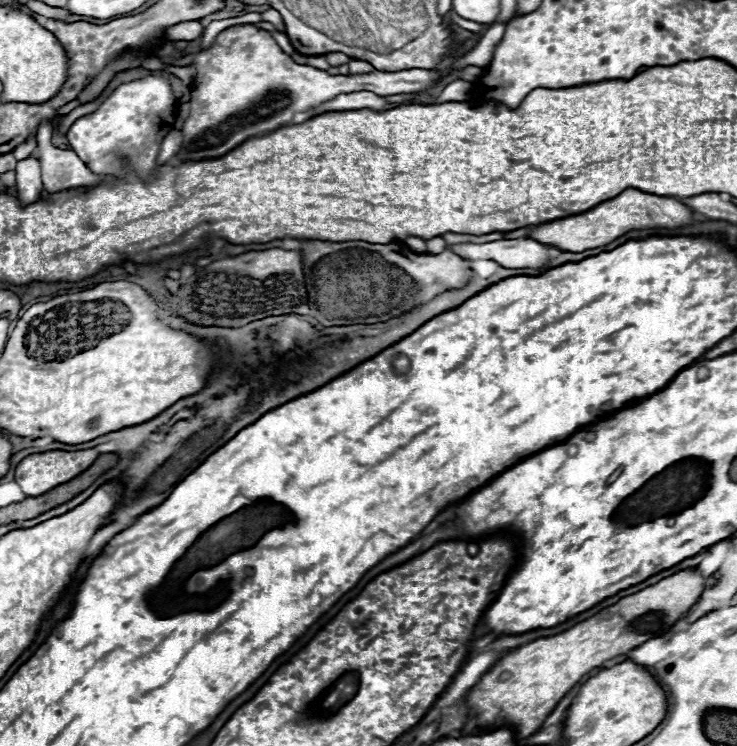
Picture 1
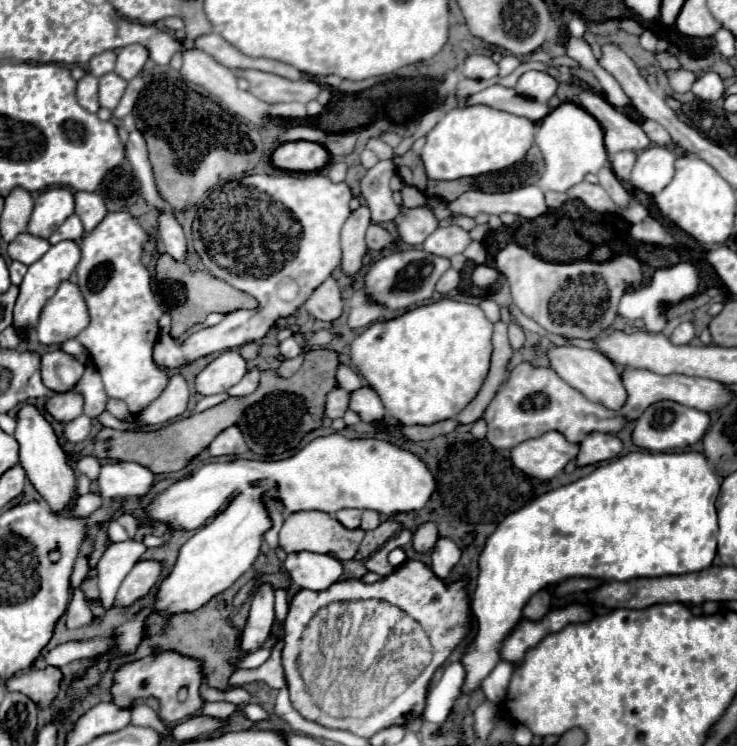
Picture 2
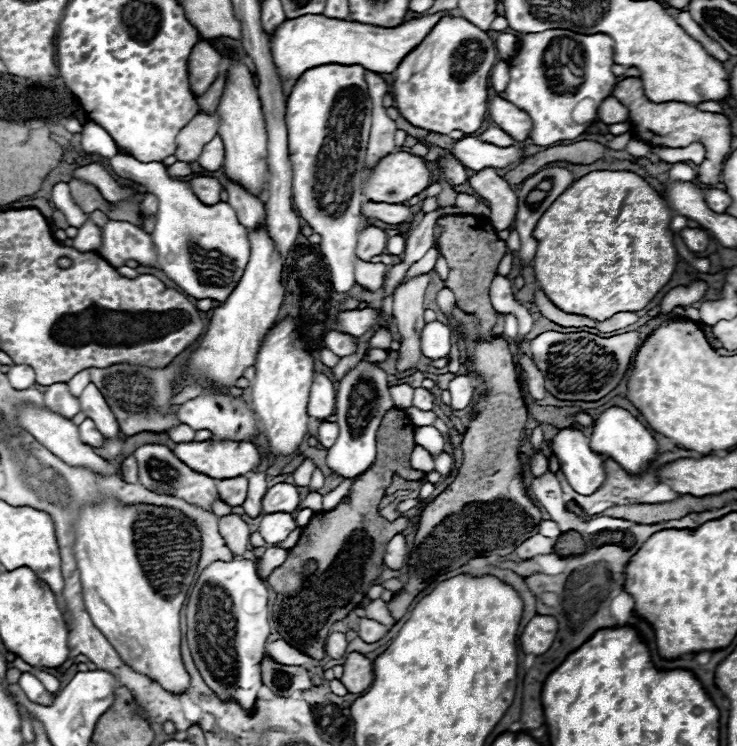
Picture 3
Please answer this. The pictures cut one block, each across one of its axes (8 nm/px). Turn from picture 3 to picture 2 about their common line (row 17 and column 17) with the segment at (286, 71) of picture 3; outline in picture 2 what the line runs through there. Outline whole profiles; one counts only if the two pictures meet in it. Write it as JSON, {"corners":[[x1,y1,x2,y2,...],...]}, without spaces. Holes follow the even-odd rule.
{"corners":[[62,240,60,244,50,246,50,250,40,260,30,264,30,268,28,268,28,272,20,284,20,296,18,296,16,308,14,308,14,326,16,324,28,324,28,328,34,328,38,322,42,306,48,302,48,298,54,296,58,284,70,278,70,274,74,272,78,262,80,262,78,244,74,240],[24,406,18,412,18,428,14,438,20,444,20,464,26,470,28,480,38,490,38,494,44,498,44,502,50,506,52,512,60,514,68,510,76,498,76,476,66,462,66,454,60,448,52,426,34,406]]}

